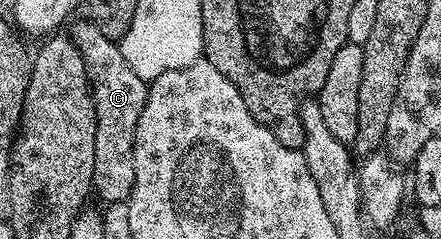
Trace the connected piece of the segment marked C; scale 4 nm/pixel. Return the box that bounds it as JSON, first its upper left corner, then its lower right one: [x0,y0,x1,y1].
[71,21,149,204]

